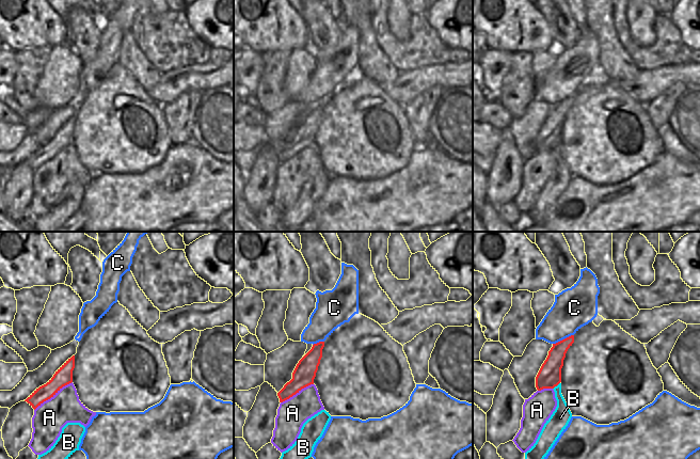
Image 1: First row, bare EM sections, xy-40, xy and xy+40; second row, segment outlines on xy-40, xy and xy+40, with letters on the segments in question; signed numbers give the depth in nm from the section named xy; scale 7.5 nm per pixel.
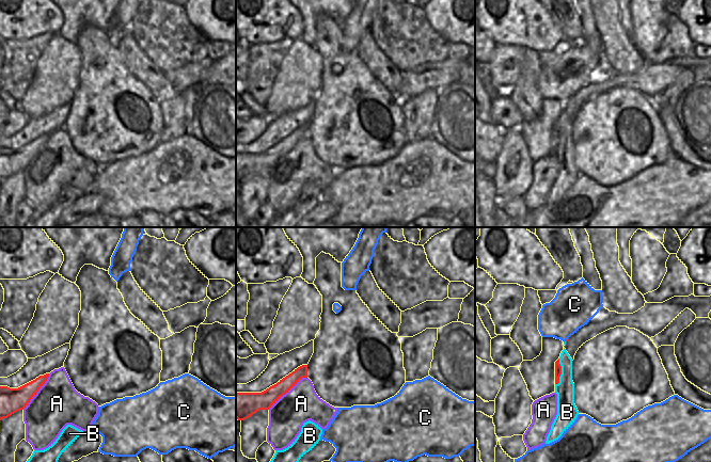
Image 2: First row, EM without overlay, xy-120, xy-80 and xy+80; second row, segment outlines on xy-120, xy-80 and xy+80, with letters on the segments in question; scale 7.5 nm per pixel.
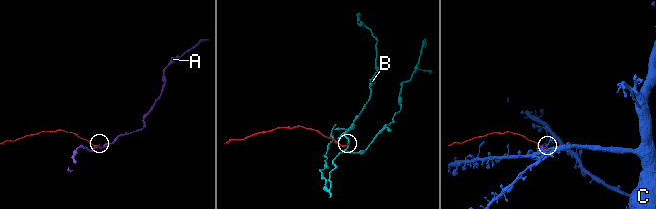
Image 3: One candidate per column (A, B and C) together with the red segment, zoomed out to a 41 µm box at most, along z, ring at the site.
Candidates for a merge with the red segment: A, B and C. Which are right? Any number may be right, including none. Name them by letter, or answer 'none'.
none

